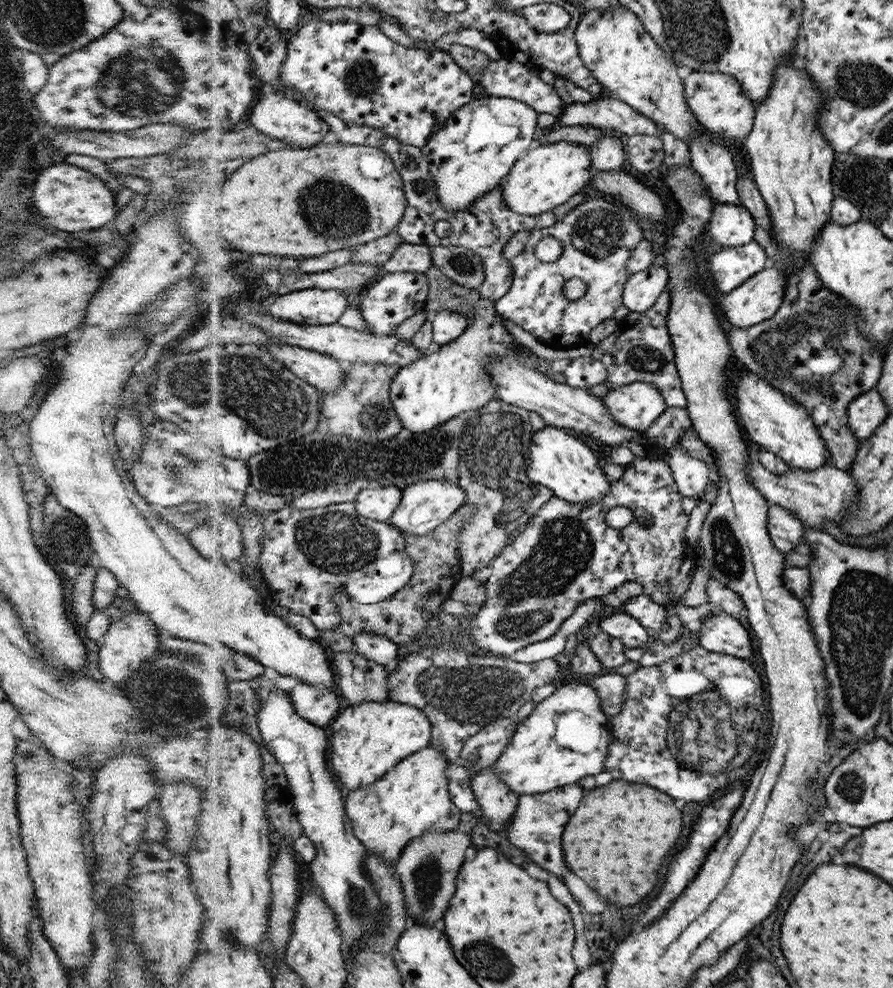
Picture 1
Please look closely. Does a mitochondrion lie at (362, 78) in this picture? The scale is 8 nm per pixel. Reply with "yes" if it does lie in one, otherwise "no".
yes

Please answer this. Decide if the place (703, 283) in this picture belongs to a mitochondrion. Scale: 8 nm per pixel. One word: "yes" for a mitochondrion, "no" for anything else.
no

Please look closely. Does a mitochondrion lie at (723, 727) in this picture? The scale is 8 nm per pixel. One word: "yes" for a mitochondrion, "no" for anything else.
yes

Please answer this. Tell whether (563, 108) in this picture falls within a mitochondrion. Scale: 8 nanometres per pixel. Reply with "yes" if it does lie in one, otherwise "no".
no

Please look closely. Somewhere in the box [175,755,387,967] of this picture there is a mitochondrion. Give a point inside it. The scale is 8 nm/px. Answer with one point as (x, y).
(358, 907)

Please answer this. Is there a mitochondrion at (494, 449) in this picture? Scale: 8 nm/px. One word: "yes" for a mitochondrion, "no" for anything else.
yes

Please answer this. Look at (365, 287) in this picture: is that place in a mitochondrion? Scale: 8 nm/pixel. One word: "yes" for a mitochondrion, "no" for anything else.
no

